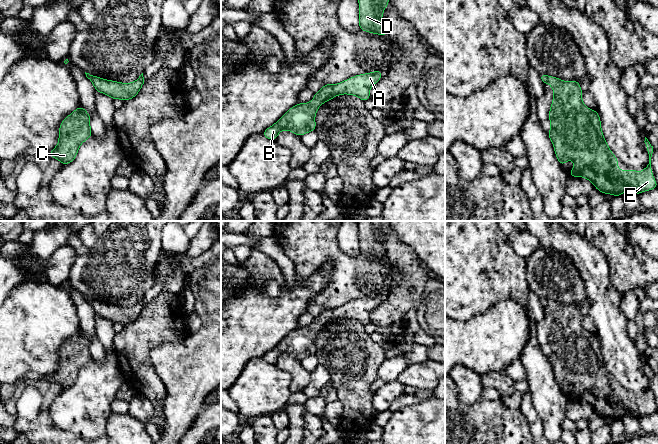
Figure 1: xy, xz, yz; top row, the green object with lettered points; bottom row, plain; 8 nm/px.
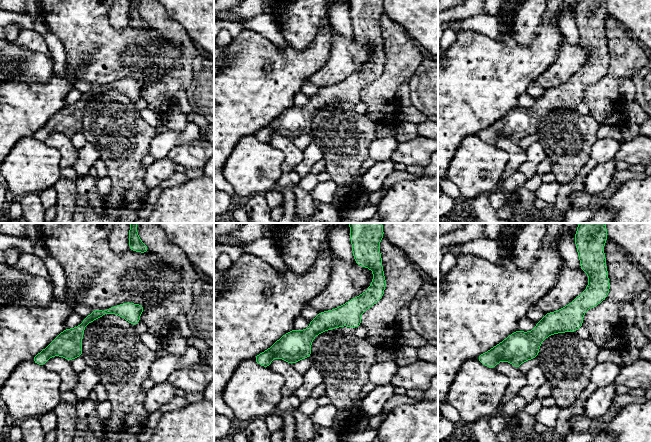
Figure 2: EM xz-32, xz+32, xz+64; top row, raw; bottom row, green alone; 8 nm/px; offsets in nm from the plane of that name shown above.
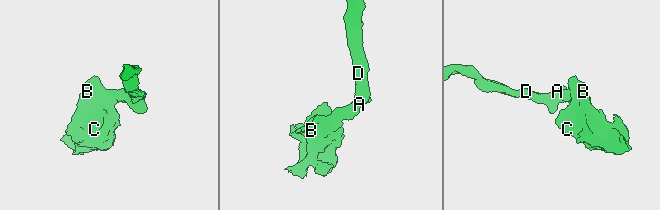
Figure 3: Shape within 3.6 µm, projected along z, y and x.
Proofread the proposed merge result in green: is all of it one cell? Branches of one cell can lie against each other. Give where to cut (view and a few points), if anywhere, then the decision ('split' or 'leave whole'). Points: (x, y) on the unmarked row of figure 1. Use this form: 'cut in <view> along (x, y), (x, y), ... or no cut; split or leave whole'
no cut; leave whole

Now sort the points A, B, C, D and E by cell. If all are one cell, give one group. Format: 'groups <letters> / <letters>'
groups A B C D E

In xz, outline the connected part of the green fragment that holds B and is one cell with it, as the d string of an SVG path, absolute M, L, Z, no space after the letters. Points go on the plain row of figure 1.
M381 294L360 298L338 308L325 308L314 323L308 327L298 327L291 331L276 347L263 355L265 362L276 364L282 354L288 354L298 360L303 360L316 353L315 339L320 329L338 319L348 318L360 322L363 326L370 322L370 312L381 302Z

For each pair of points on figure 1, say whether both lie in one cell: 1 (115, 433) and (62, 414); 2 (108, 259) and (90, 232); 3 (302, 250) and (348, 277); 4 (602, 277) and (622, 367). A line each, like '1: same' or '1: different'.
1: different
2: different
3: same
4: same

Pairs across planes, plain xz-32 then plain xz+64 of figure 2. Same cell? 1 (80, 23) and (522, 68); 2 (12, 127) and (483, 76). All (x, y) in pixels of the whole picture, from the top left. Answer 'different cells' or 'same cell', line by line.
1: different cells
2: same cell

